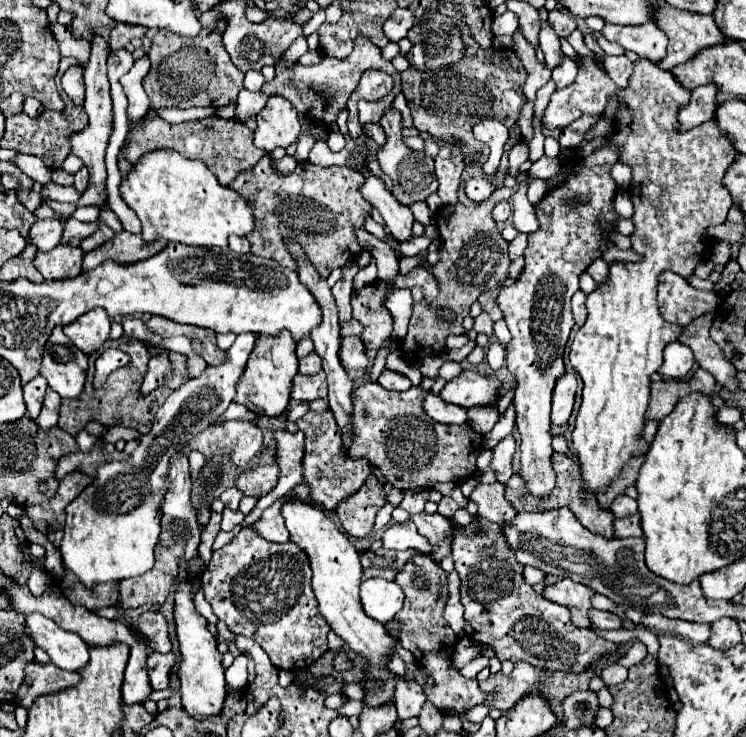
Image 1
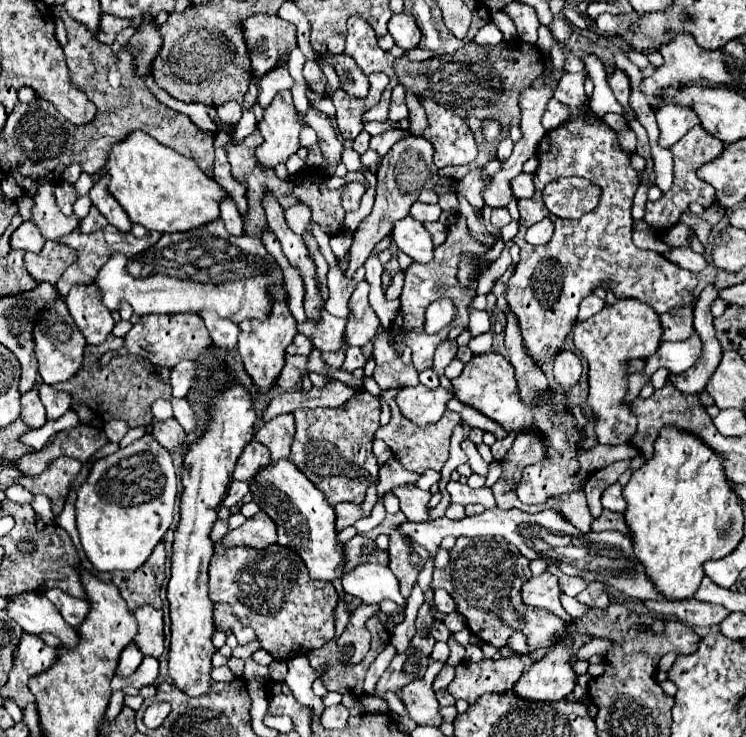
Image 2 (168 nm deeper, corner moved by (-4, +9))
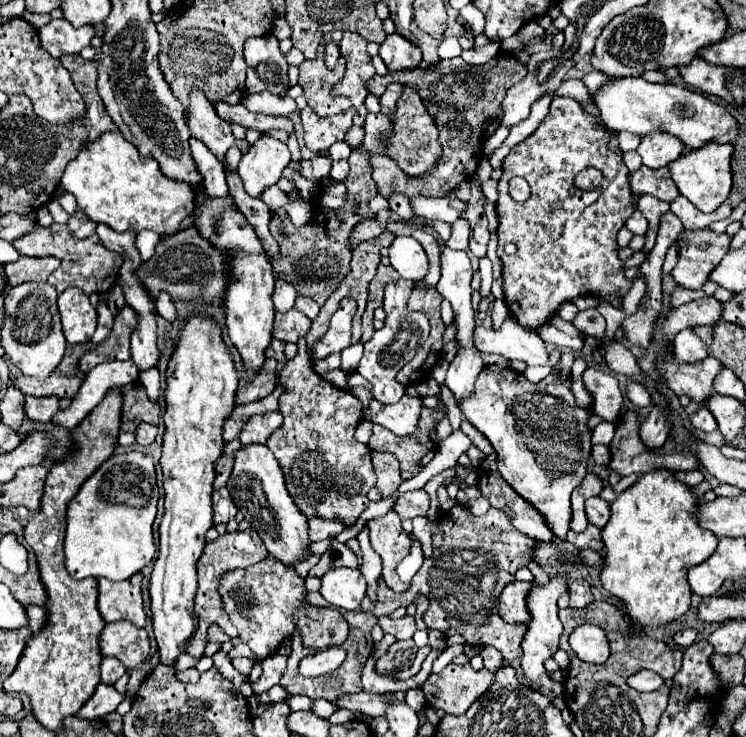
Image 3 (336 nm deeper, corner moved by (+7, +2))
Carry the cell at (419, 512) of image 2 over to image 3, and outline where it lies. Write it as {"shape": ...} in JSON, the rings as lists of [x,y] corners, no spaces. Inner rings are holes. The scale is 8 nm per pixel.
{"shape":[[[371,450],[371,458],[373,458],[373,466],[375,466],[375,474],[377,474],[377,484],[375,488],[383,494],[383,498],[391,498],[401,480],[401,470],[399,470],[399,460],[389,454],[389,452],[379,452],[379,450]]]}

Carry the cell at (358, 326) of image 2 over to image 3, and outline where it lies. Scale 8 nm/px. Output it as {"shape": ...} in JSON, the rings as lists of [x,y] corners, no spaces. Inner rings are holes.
{"shape":[[[343,298],[339,302],[339,310],[333,314],[327,334],[313,346],[313,358],[325,358],[351,346],[351,320],[355,316],[355,310],[357,306],[353,298]]]}

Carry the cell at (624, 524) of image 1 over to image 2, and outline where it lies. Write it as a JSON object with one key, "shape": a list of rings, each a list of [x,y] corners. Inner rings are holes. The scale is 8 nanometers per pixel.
{"shape":[[[602,511],[602,515],[594,521],[592,531],[620,531],[624,535],[628,535],[628,527],[624,523],[624,515],[622,513],[612,513],[612,511]]]}

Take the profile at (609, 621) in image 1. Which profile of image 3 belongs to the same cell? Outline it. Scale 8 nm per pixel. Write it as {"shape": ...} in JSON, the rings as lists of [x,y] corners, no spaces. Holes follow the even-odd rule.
{"shape":[[[575,580],[571,582],[571,598],[569,598],[569,606],[571,608],[585,608],[593,602],[593,592],[587,580]]]}

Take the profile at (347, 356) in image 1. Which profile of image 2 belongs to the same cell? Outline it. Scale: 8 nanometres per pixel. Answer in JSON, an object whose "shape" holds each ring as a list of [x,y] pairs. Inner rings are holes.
{"shape":[[[324,311],[320,315],[320,321],[298,323],[298,333],[304,333],[314,343],[314,347],[318,347],[322,353],[328,353],[346,347],[344,327],[346,327],[346,319],[338,319],[328,311]]]}

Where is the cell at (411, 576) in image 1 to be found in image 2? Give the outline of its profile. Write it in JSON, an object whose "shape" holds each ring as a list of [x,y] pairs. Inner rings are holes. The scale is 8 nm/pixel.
{"shape":[[[394,529],[390,533],[388,555],[390,555],[388,567],[398,577],[400,593],[408,599],[410,589],[418,581],[418,573],[428,559],[428,551],[416,543],[410,543],[406,537],[400,537],[398,529]]]}

